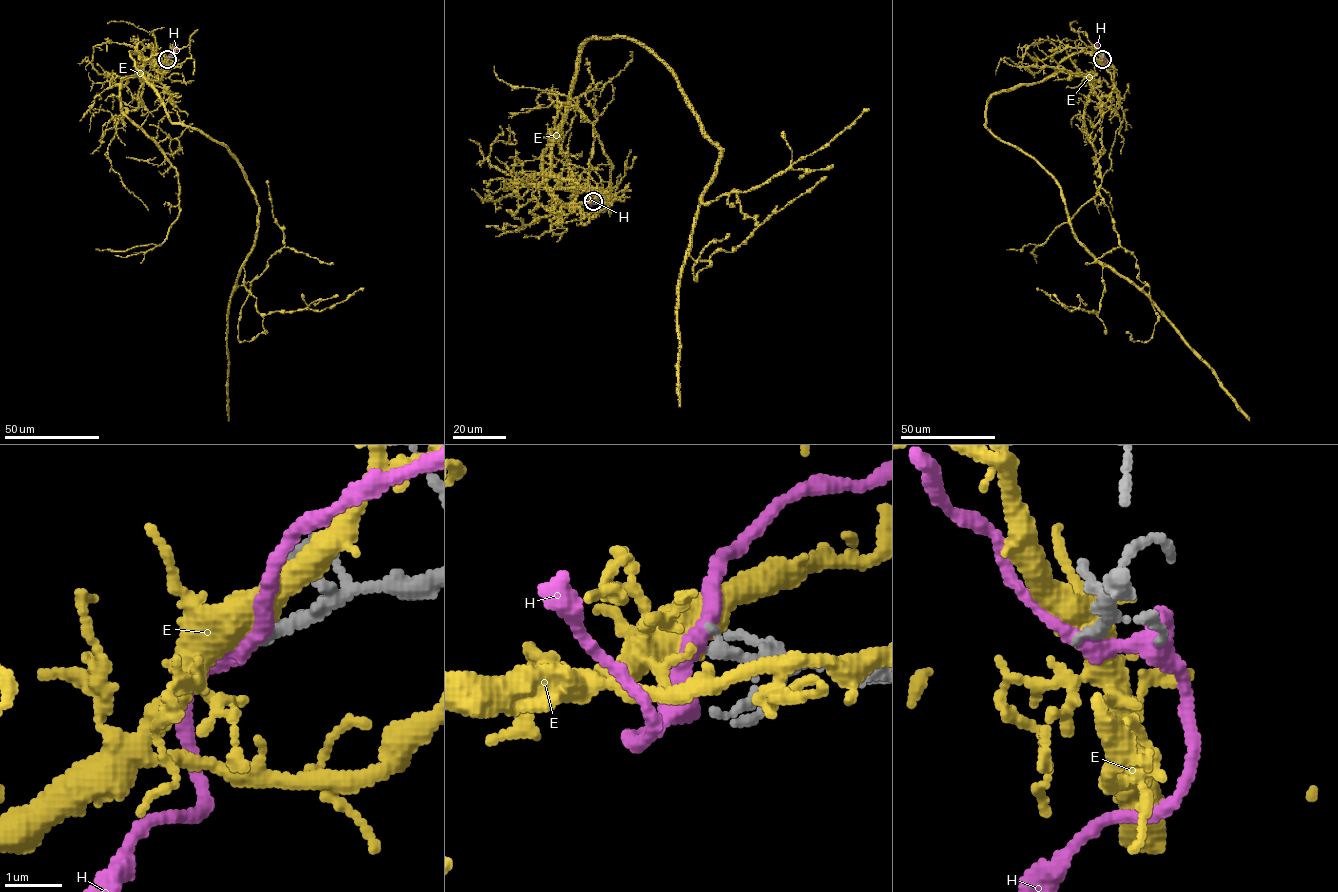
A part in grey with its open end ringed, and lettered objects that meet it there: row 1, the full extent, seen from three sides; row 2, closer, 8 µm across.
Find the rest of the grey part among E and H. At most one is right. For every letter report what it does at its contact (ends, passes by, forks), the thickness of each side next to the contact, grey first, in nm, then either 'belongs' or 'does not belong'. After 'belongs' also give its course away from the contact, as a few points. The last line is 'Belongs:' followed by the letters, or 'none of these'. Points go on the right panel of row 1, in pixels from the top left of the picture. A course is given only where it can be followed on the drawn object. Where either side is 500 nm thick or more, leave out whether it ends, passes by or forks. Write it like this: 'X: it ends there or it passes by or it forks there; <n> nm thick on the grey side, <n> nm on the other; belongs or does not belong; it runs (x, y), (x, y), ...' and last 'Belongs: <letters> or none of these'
E: 170 nm thick on the grey side, 550 nm on the other; belongs; it runs (1102, 59), (1076, 52), (1042, 81), (997, 91), (985, 126), (1054, 179), (1076, 237), (1147, 297), (1249, 420)
H: it passes by; 170 nm thick on the grey side, 280 nm on the other; does not belong
Belongs: E

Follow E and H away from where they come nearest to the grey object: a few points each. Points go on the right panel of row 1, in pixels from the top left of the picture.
E: (1102, 59), (1076, 52), (1042, 81), (997, 91), (985, 126), (1054, 179), (1076, 237), (1147, 297), (1249, 420)
H: (1102, 59), (1097, 54), (1096, 42)

